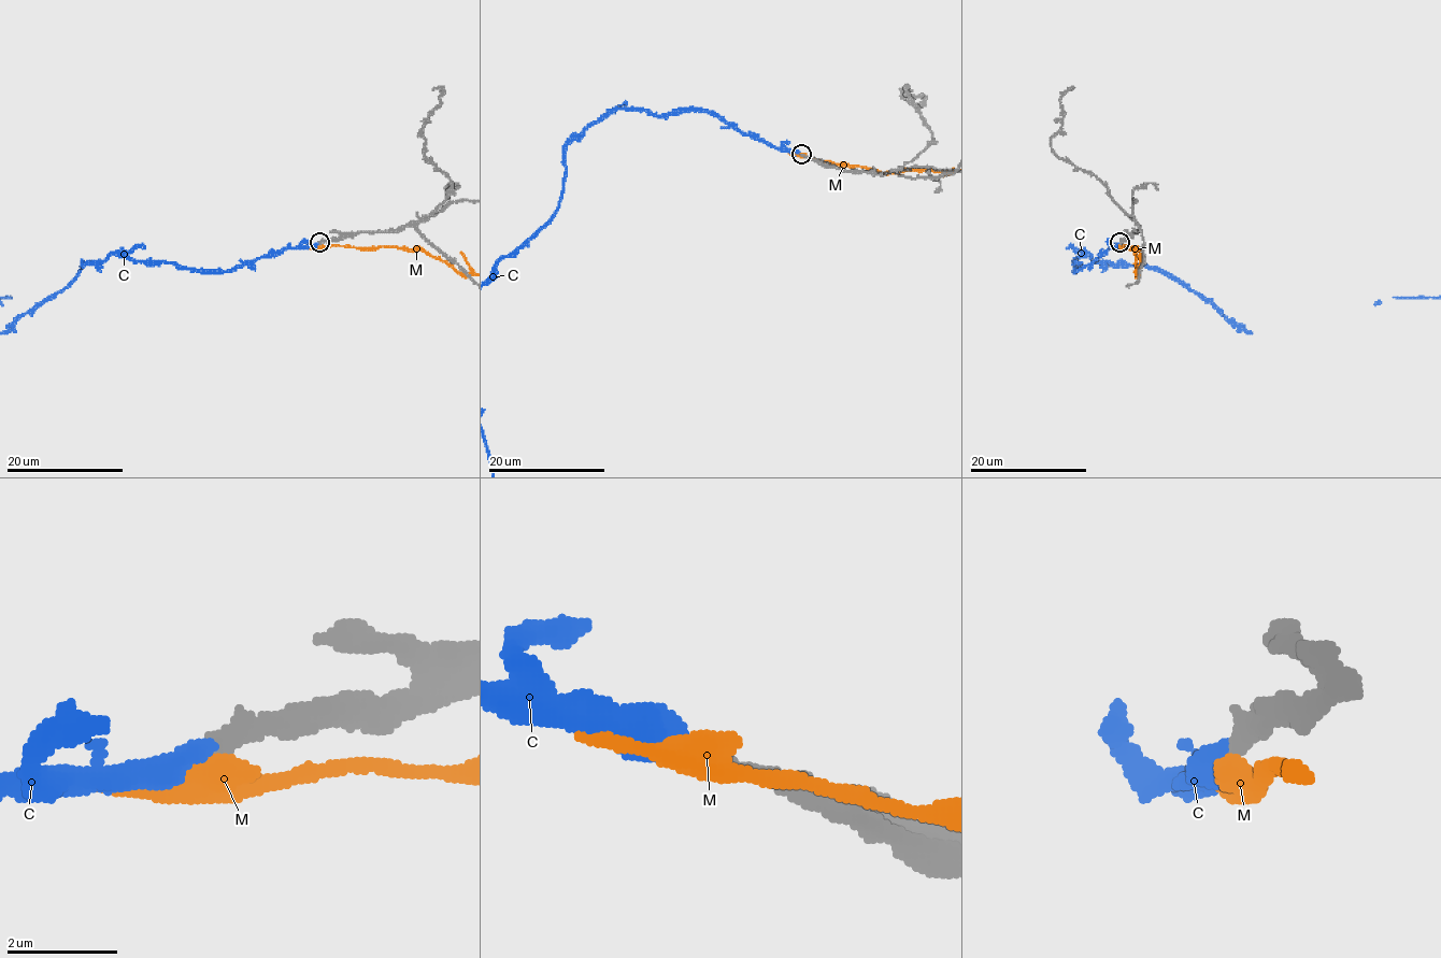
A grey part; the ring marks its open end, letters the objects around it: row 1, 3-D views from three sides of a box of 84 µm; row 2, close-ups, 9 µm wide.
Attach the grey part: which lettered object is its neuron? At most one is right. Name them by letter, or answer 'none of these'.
C

